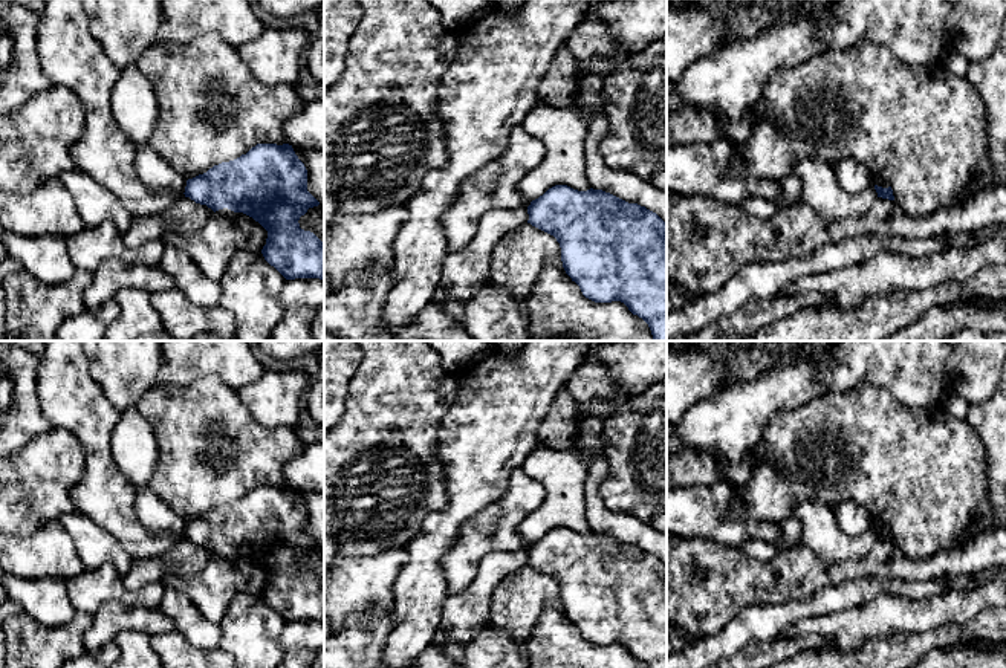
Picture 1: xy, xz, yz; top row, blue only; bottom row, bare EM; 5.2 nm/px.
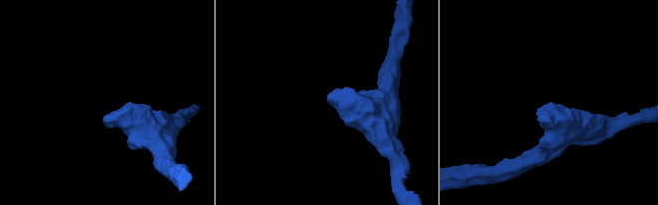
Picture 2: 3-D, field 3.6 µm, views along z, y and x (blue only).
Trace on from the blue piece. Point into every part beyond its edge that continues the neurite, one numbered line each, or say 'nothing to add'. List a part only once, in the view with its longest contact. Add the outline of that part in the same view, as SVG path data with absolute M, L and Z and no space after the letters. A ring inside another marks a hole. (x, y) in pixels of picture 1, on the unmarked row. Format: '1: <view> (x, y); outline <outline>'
nothing to add

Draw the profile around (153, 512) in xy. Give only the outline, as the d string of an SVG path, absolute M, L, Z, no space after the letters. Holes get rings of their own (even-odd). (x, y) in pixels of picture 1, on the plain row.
M148 486L138 489L135 512L150 533L185 535L187 521L176 515Z

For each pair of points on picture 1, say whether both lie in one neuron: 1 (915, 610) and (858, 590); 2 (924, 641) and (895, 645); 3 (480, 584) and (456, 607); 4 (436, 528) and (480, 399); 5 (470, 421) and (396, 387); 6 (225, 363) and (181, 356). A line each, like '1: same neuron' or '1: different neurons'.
1: different neurons
2: same neuron
3: same neuron
4: same neuron
5: different neurons
6: same neuron

